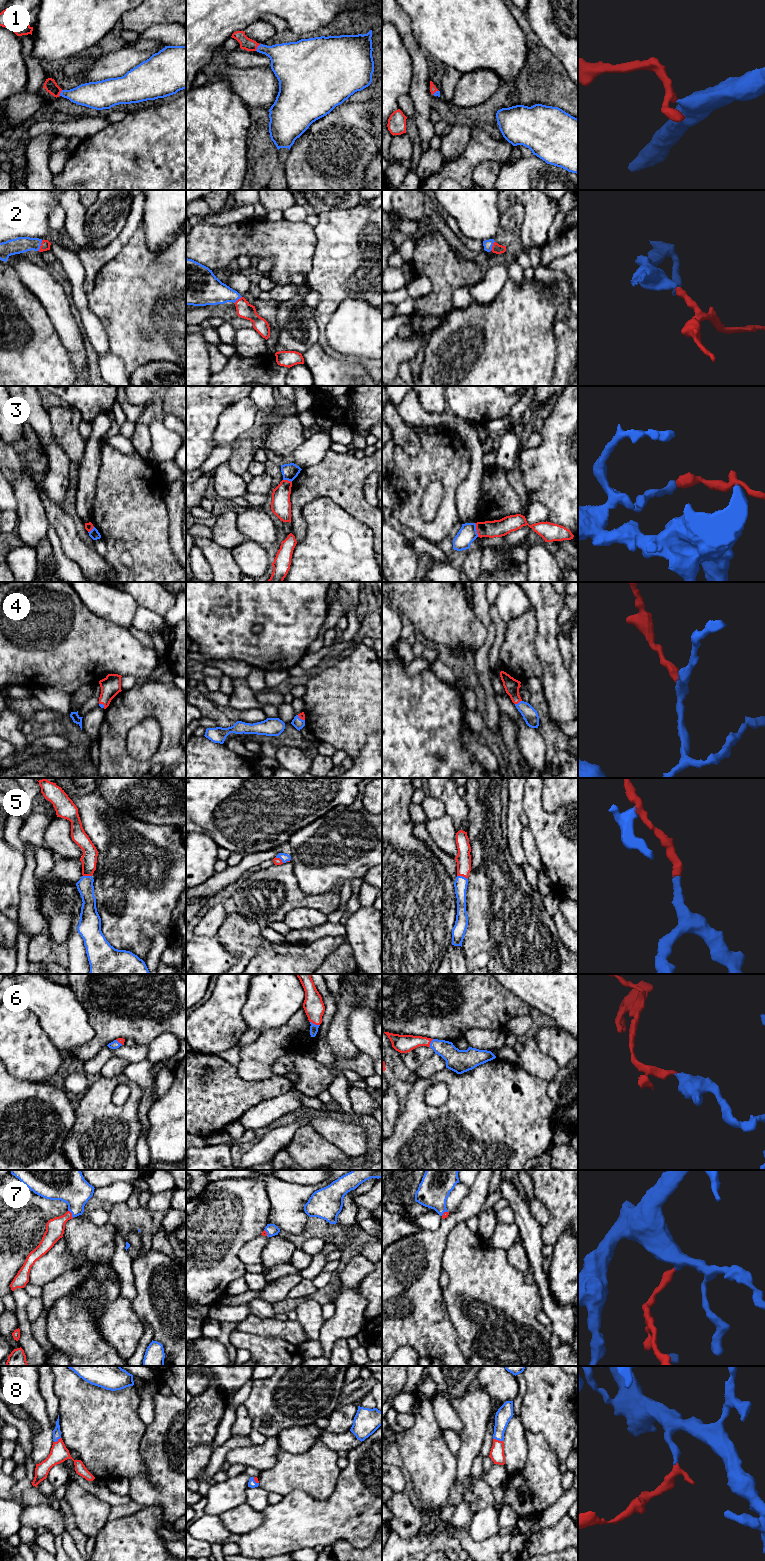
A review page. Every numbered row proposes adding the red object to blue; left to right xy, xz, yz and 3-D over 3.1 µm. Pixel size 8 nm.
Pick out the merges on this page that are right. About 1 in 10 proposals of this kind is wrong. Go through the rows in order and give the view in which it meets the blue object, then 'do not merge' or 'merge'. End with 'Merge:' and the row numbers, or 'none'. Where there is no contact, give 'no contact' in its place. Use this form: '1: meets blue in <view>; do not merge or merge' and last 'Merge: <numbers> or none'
1: meets blue in xz; merge
2: meets blue in xy; merge
3: meets blue in yz; do not merge
4: meets blue in yz; merge
5: meets blue in yz; merge
6: meets blue in xz; merge
7: meets blue in xy; merge
8: meets blue in yz; merge
Merge: 1, 2, 4, 5, 6, 7, 8

